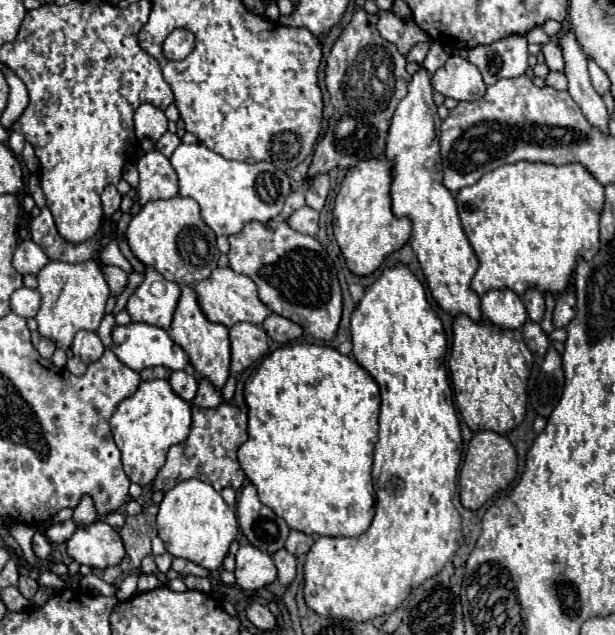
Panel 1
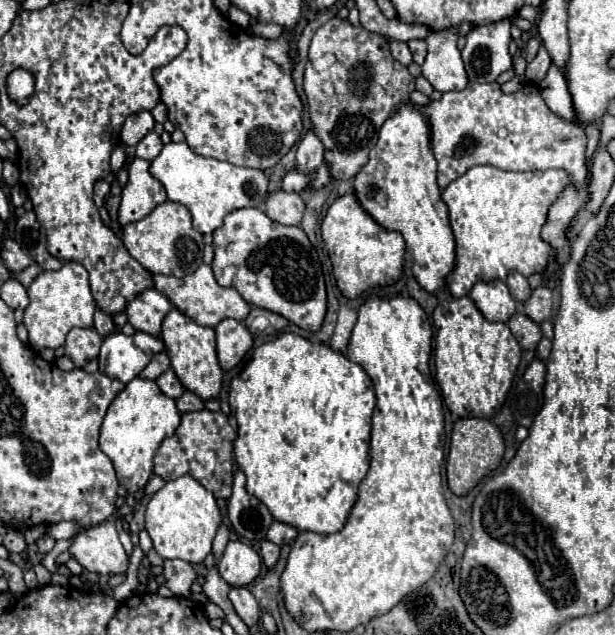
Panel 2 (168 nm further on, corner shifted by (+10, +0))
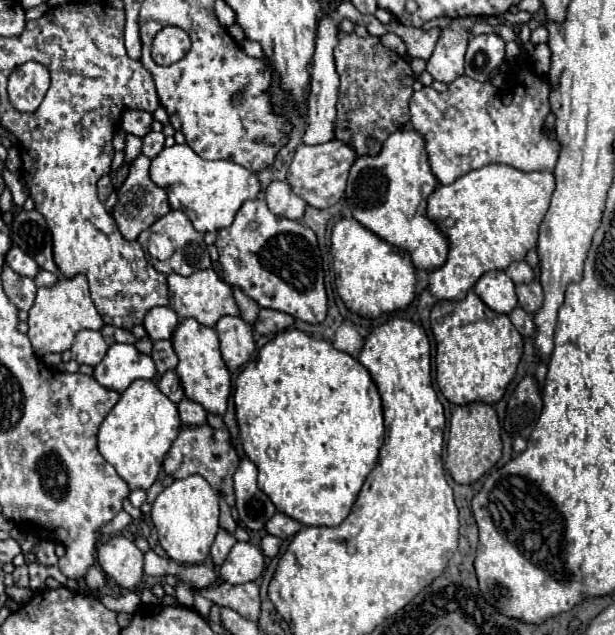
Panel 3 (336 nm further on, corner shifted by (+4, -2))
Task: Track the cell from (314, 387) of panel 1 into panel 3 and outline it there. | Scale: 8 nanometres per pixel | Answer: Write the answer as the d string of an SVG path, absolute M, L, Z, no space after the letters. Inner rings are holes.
M285 329L285 331L277 333L269 343L265 343L261 347L257 359L251 361L237 377L237 381L235 381L235 409L237 409L237 425L239 425L239 433L241 433L243 451L259 467L259 489L269 495L269 499L275 503L277 511L291 515L295 521L299 521L303 525L327 525L327 527L339 525L349 515L349 511L351 511L351 507L361 491L361 485L365 483L367 475L375 467L377 457L379 457L379 449L383 445L383 435L385 435L383 405L381 405L379 391L377 391L369 371L357 359L353 359L349 353L337 351L329 341L313 339L299 329Z

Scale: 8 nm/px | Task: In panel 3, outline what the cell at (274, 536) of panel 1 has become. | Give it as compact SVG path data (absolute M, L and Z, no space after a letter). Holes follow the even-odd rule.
M241 459L233 475L233 483L241 525L251 531L263 531L267 519L271 519L277 509L271 499L257 487L257 467L251 459Z

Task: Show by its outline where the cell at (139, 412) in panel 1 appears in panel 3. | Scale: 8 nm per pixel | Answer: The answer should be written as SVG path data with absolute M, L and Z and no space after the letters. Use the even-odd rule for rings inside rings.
M137 379L121 395L103 419L97 435L99 453L129 483L129 489L149 489L157 479L163 457L181 431L177 405L167 399L155 381Z

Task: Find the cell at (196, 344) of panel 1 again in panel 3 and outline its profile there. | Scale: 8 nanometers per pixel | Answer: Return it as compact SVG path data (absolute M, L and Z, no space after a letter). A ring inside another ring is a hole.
M183 319L177 325L171 341L173 341L173 349L179 357L179 365L175 371L181 379L185 397L199 403L209 413L225 415L227 399L231 395L231 377L229 377L229 371L221 359L217 331L213 327L205 327L205 325L197 323L195 319Z

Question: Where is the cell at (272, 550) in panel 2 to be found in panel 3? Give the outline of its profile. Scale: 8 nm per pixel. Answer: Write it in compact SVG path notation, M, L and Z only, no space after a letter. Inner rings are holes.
M265 535L265 537L261 539L261 549L263 549L263 553L265 553L267 557L275 557L277 551L279 551L279 545L281 545L281 539L275 537L275 535Z

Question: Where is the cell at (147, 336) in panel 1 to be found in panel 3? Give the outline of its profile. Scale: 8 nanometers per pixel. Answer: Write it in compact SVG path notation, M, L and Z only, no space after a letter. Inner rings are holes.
M115 343L105 359L93 367L93 379L105 389L123 393L135 379L155 379L157 369L149 355L139 353L133 345Z

